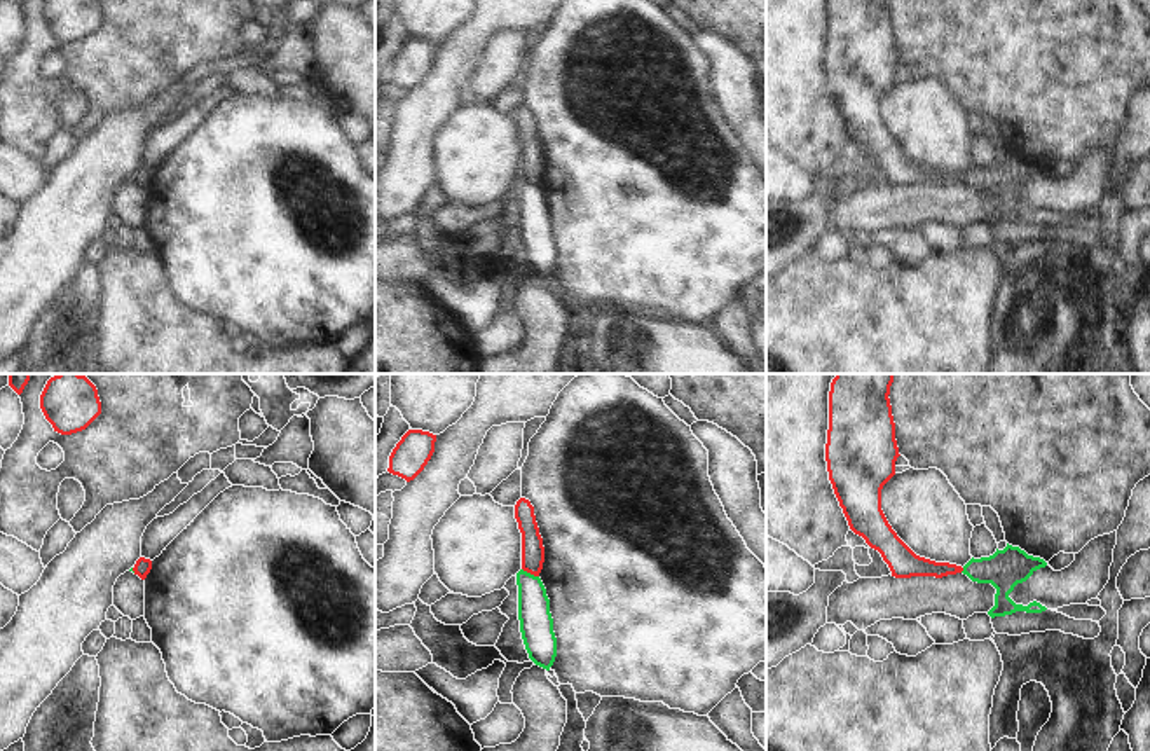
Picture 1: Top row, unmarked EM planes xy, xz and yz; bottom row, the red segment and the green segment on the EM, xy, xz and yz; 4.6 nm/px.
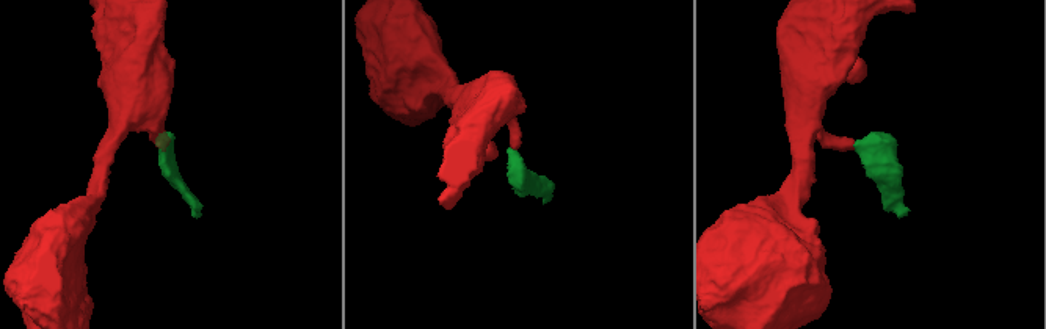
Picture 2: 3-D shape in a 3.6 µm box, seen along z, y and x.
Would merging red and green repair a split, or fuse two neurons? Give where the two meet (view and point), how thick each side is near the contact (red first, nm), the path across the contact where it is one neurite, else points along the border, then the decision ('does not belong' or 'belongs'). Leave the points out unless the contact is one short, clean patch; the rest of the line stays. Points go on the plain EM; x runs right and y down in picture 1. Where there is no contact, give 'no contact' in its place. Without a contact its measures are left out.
meets red in xz at (531, 182); 110 nm thick on the red side, 160 nm on the other; border along xz (522, 177), (538, 186); does not belong

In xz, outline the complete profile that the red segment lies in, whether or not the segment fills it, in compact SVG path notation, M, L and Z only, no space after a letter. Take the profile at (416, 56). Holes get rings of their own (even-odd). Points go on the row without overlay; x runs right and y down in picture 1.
M408 38L389 65L387 80L414 89L435 61L436 44L422 38Z

